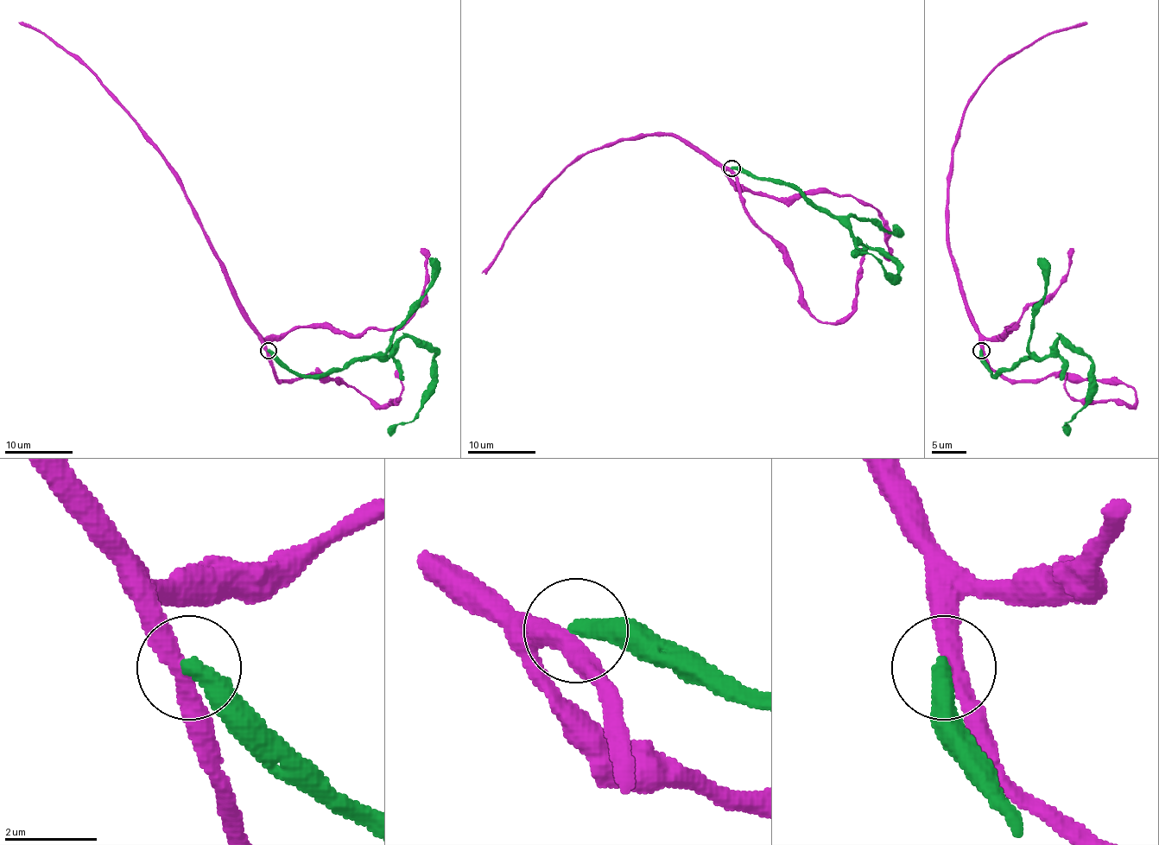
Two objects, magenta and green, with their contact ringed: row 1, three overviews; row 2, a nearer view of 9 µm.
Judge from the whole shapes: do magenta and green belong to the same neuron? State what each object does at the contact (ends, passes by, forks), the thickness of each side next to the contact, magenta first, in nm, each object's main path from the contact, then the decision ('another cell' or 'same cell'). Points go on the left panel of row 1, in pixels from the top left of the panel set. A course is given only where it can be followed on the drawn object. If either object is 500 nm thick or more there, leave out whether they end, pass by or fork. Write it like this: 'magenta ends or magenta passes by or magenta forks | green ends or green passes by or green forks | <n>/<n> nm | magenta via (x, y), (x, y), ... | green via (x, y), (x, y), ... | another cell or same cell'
magenta passes by | green ends | 360/420 nm | magenta via (268, 350), (247, 316), (225, 264), (179, 176), (114, 94), (84, 64), (46, 34), (22, 22) | green via (268, 350), (300, 374), (319, 376), (385, 357), (406, 336), (423, 339), (434, 358), (433, 392), (389, 435) | another cell

